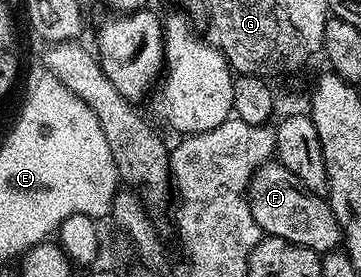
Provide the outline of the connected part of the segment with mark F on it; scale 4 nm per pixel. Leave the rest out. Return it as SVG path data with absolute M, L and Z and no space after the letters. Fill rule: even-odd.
M269 160L256 169L256 175L248 186L248 203L250 212L254 212L254 220L258 220L265 235L290 240L315 250L321 256L341 245L340 225L327 201L300 185L298 176L281 166L279 161Z

